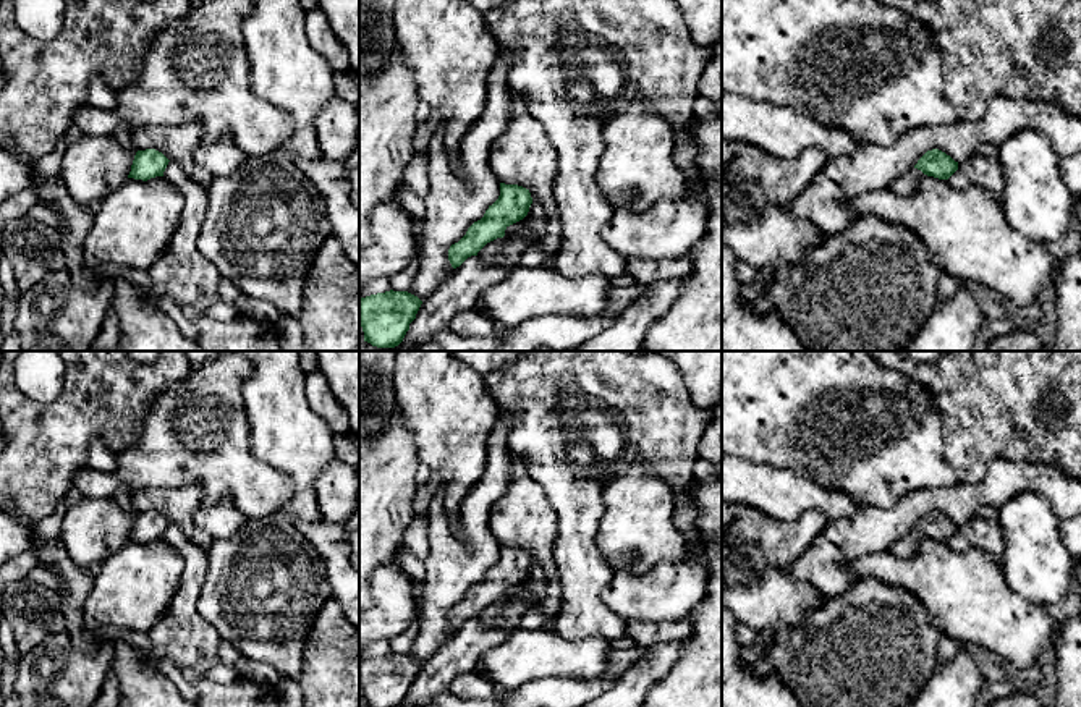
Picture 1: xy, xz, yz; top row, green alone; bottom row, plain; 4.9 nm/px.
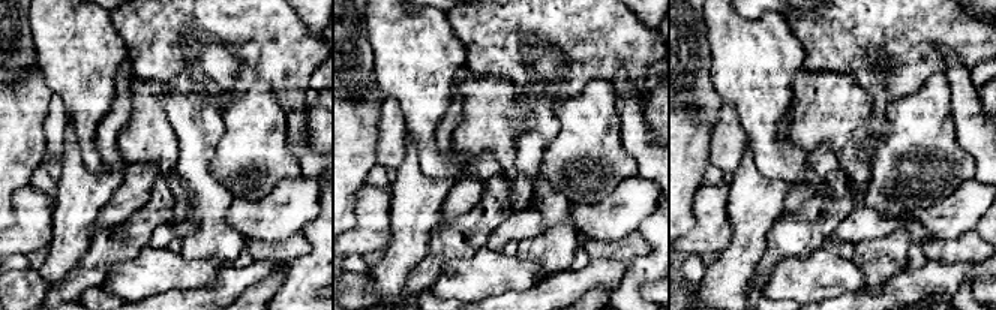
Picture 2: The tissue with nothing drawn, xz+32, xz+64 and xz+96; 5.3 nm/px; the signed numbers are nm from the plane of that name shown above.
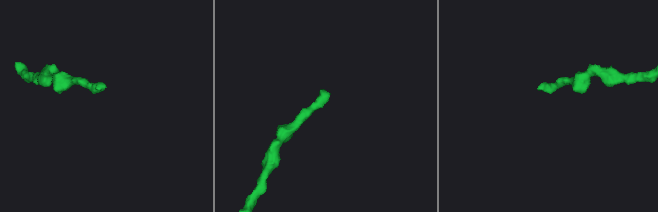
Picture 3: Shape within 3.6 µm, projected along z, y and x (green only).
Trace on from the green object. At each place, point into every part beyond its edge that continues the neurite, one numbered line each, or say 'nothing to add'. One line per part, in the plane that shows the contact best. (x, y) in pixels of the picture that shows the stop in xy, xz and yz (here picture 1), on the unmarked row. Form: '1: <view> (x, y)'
1: yz (907, 546)

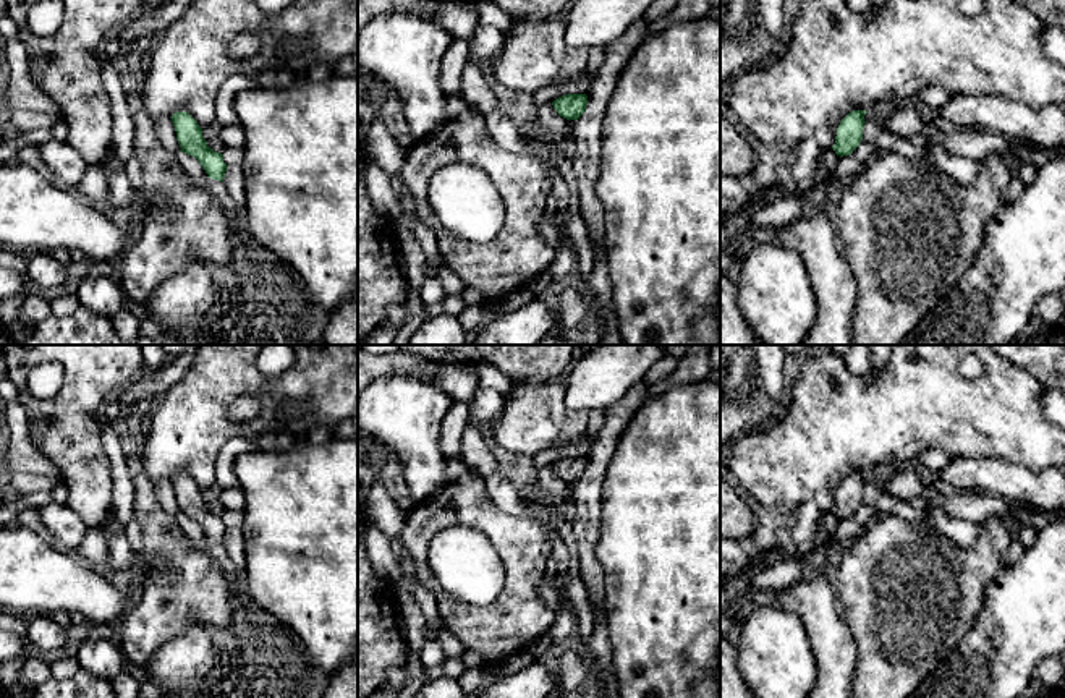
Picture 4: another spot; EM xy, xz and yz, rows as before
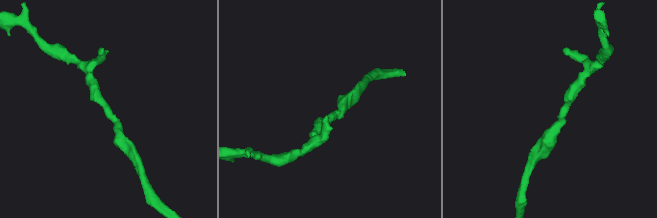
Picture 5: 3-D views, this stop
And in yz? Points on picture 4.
nothing to add

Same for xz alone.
1: xz (585, 506)

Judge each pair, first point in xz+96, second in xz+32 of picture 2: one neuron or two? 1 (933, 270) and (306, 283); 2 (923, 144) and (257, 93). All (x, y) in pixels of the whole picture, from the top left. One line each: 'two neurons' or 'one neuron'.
1: two neurons
2: one neuron

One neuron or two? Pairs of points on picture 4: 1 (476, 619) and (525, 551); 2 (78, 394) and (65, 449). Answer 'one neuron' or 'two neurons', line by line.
1: one neuron
2: one neuron

